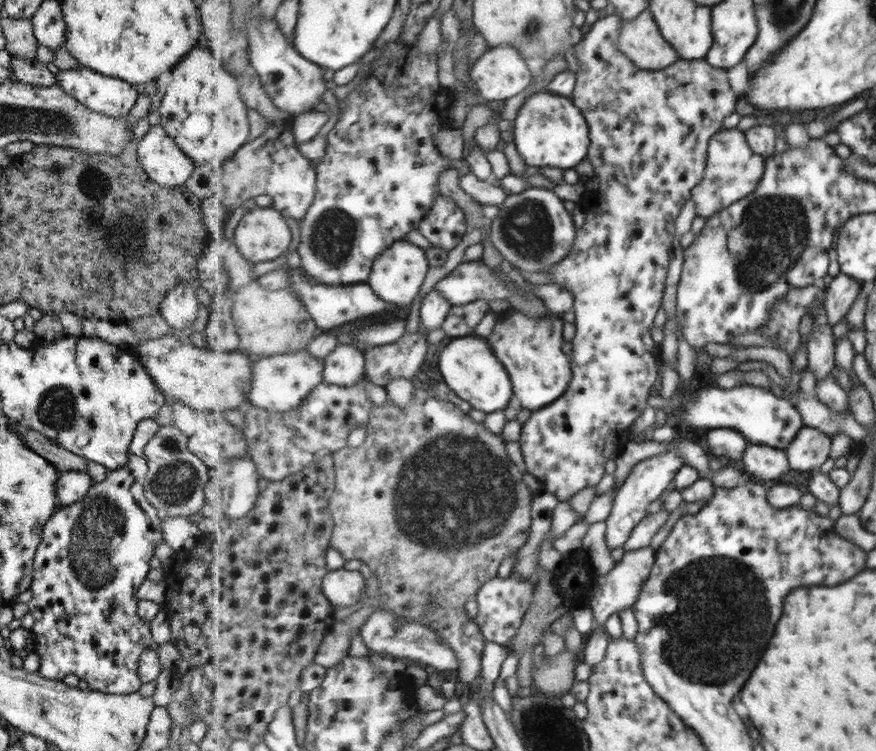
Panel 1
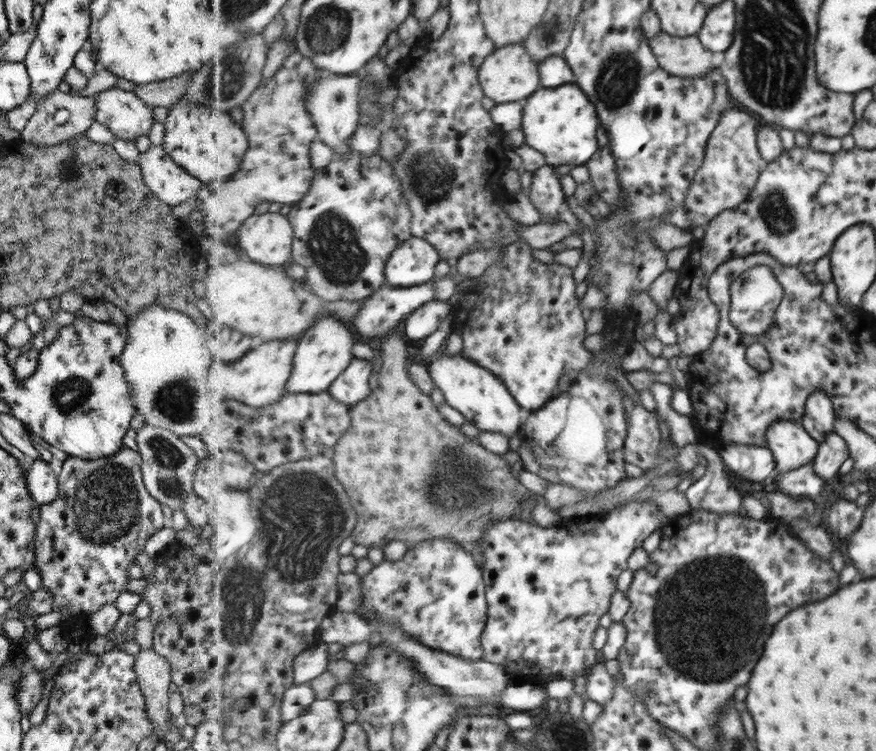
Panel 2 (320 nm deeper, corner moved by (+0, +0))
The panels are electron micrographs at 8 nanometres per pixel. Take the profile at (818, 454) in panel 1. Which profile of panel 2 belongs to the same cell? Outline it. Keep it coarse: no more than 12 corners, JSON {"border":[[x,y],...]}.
{"border":[[830,432],[820,443],[816,474],[835,478],[849,460],[848,442]]}

